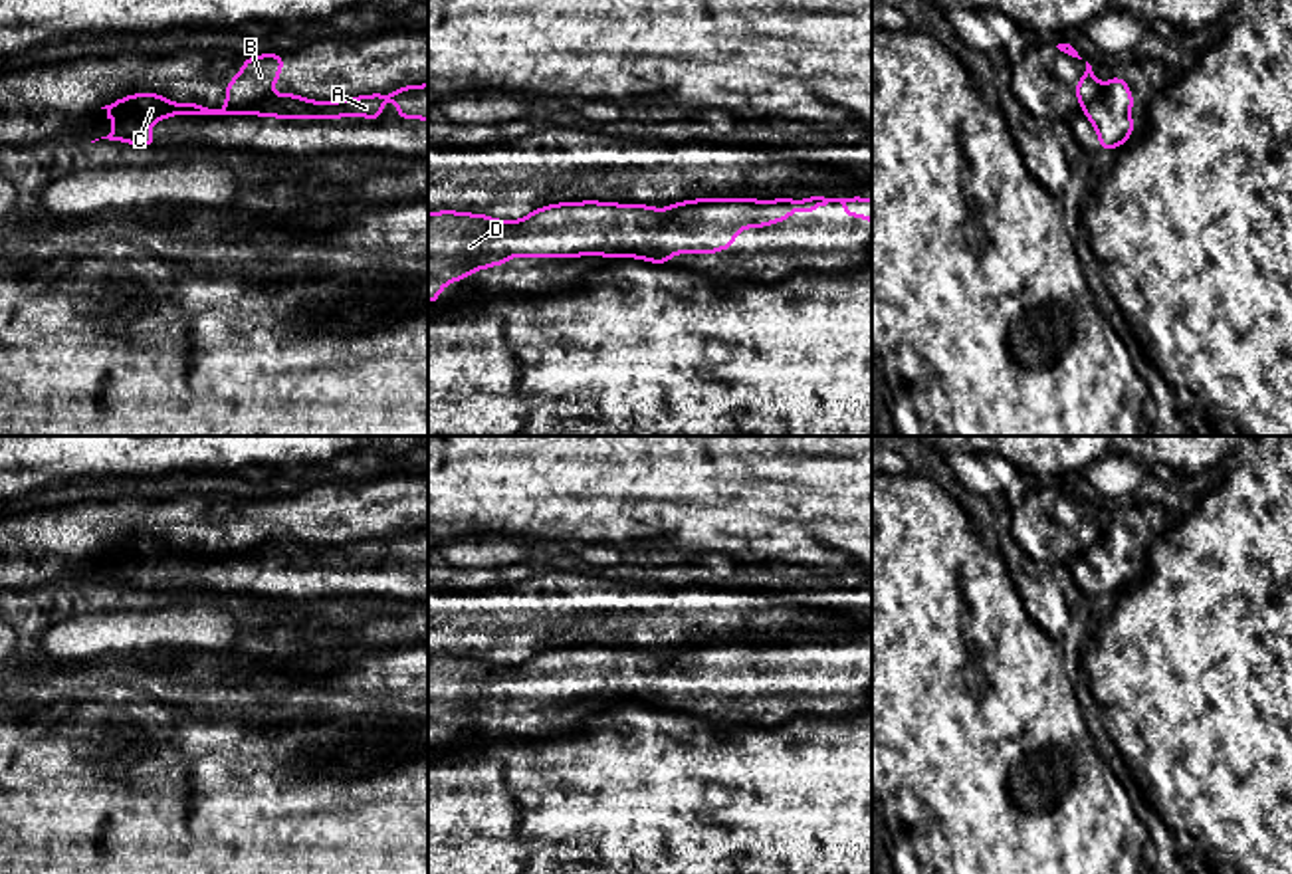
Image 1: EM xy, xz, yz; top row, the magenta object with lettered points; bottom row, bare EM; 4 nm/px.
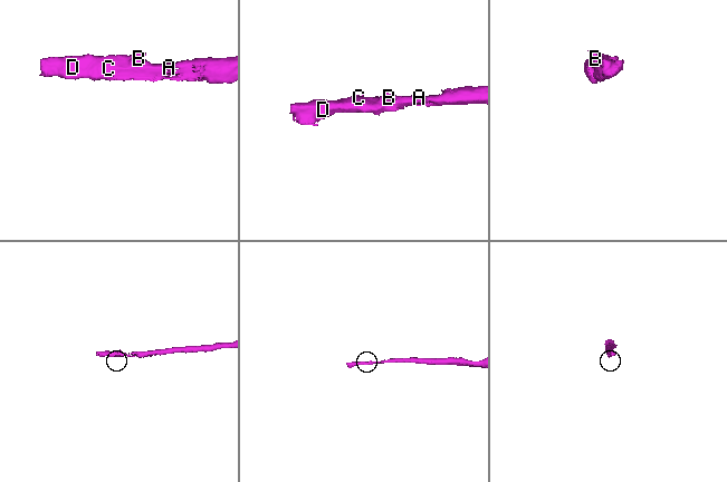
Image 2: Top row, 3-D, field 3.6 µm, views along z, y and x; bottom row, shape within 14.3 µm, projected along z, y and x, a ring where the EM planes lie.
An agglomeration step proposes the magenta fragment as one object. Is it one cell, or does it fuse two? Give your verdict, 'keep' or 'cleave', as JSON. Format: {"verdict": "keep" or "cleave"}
{"verdict": "cleave"}

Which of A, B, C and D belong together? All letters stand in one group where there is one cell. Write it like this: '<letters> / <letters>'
A C D / B

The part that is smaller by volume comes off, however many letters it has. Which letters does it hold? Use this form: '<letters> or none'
B

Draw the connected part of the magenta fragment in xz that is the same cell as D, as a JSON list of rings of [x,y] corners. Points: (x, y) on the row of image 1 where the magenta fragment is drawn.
[[[698,198],[678,210],[616,202],[557,202],[515,220],[487,214],[438,210],[428,214],[428,303],[450,281],[505,266],[515,256],[529,258],[638,258],[670,264],[672,254],[717,254],[733,248],[743,228],[787,222],[793,210],[812,218],[818,206],[840,202],[842,216],[872,224],[872,198]]]

